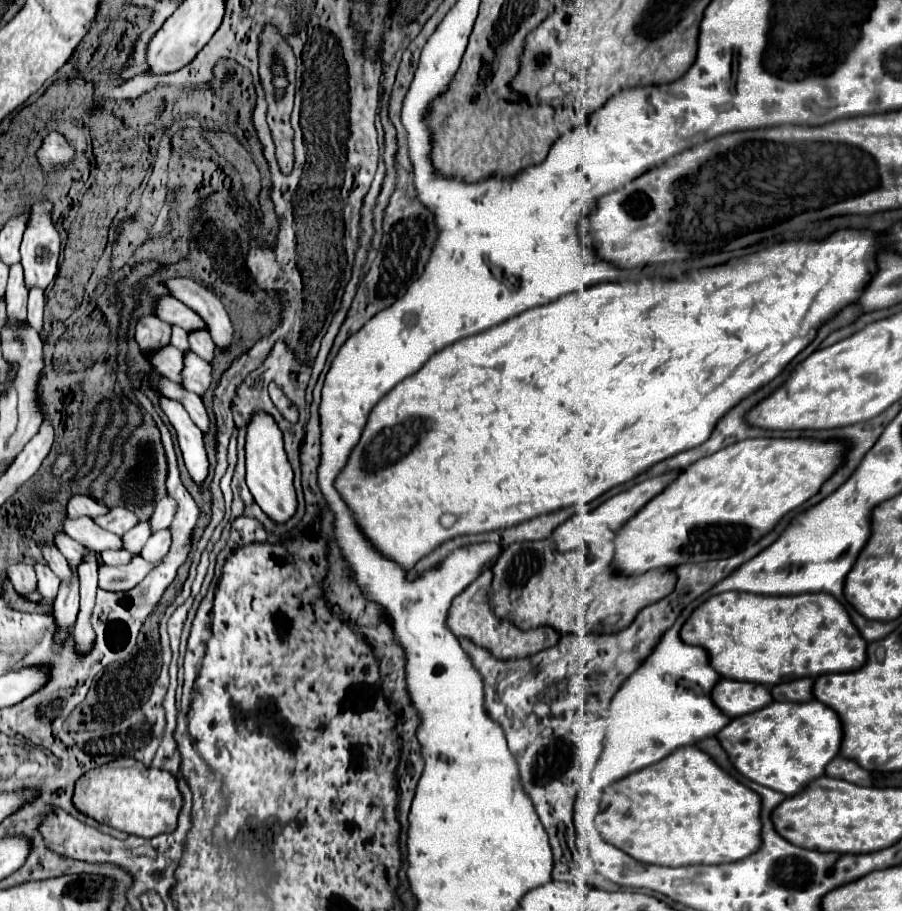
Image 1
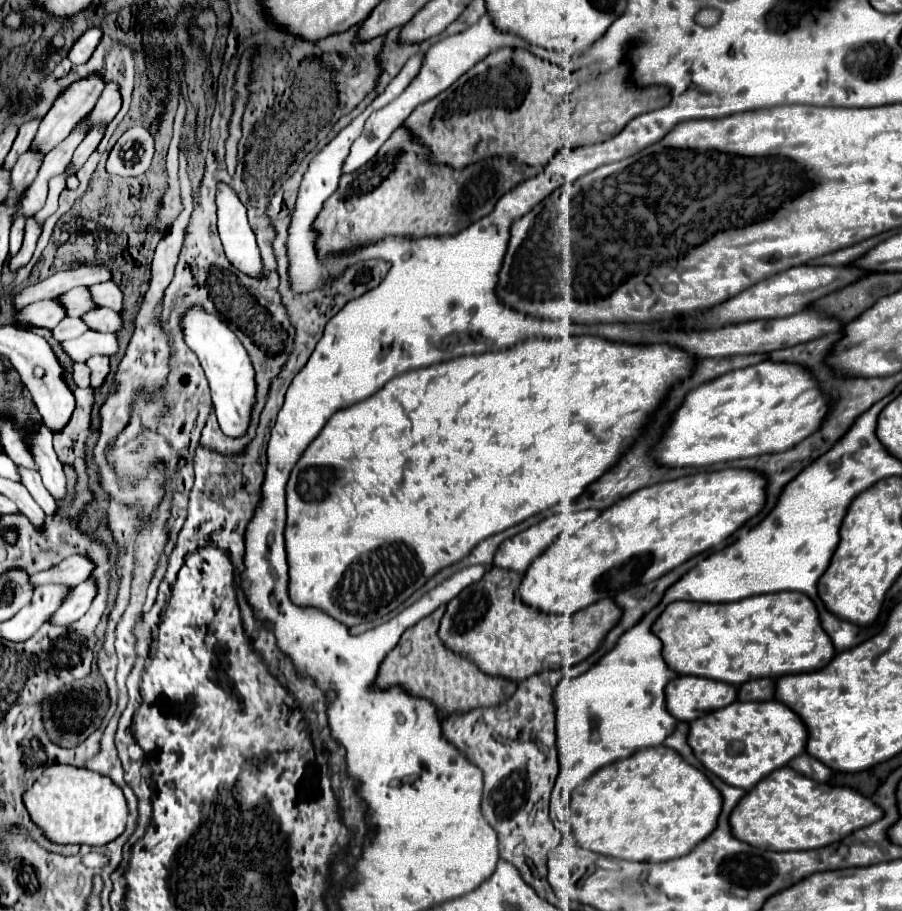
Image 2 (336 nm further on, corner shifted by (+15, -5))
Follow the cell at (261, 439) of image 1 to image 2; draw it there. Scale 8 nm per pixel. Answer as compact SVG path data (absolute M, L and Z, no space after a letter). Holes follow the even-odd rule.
M190 308L182 320L182 328L184 328L186 344L190 346L190 350L196 352L206 372L212 404L222 432L230 438L244 436L250 426L252 408L256 404L254 366L248 358L248 352L244 350L242 342L236 338L236 334L218 316L204 314L202 308Z

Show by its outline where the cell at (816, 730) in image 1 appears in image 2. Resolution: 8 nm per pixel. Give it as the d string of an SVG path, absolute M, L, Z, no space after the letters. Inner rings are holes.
M776 700L768 702L734 702L726 708L714 710L690 724L688 744L694 756L730 786L752 790L770 772L786 766L796 756L804 754L808 732L798 714Z

